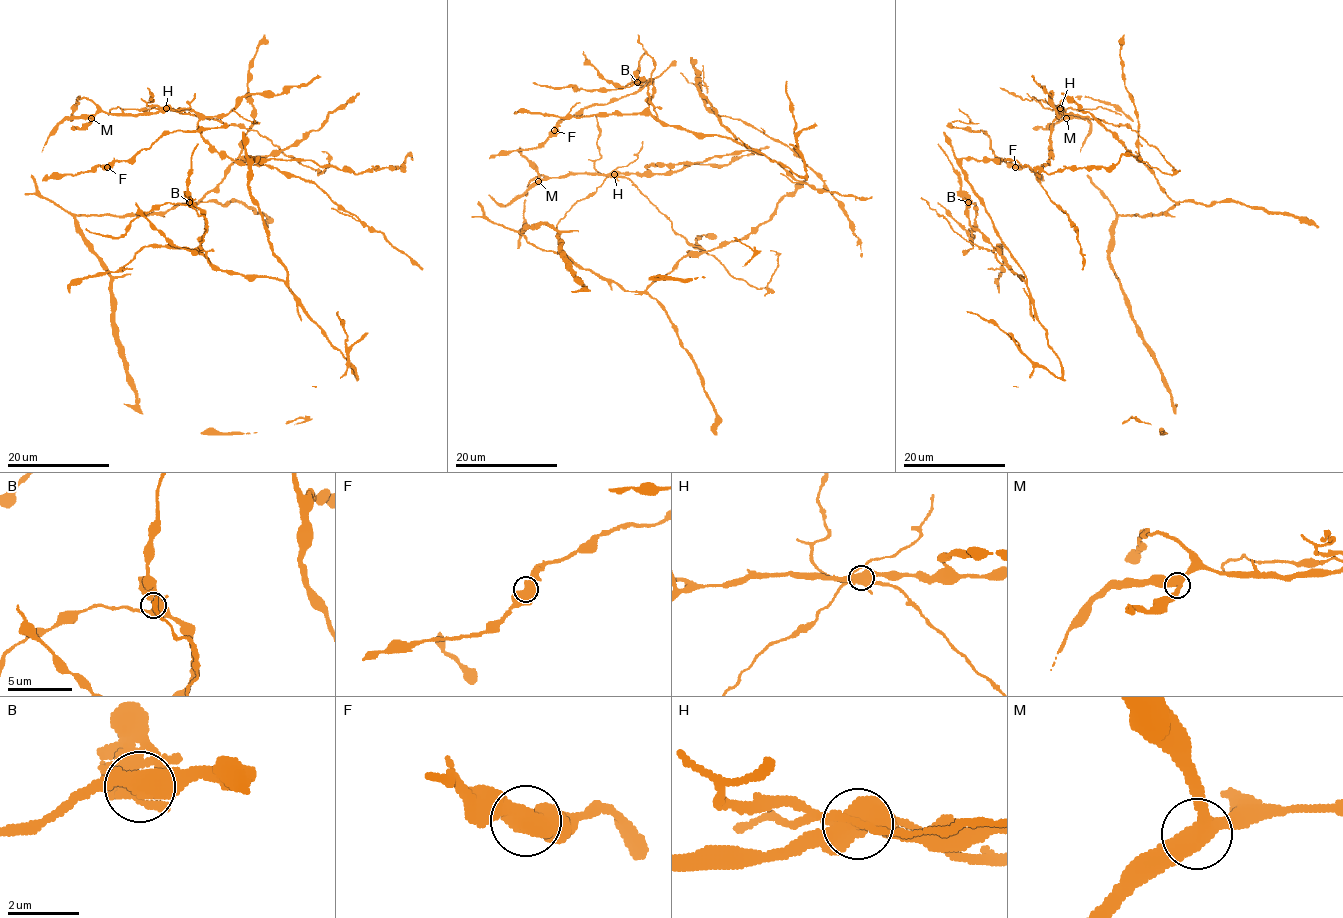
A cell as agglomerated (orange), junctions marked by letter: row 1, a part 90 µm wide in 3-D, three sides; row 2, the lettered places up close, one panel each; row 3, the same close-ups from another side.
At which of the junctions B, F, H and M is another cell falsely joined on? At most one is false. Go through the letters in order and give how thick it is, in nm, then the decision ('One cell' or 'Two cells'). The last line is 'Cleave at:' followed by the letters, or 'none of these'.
B: Thickness 440 nm. One cell
F: Thickness 550 nm. One cell
H: Thickness 600 nm. Two cells
M: Thickness 420 nm. One cell
Cleave at: H

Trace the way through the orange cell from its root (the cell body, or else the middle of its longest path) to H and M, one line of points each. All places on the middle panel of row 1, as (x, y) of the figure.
H: (642, 173), (614, 175)
M: (642, 173), (567, 173), (538, 181)

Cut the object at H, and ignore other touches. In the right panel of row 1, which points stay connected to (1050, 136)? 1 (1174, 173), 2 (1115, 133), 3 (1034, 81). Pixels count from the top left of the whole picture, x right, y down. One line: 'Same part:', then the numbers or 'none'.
Same part: 2, 3

